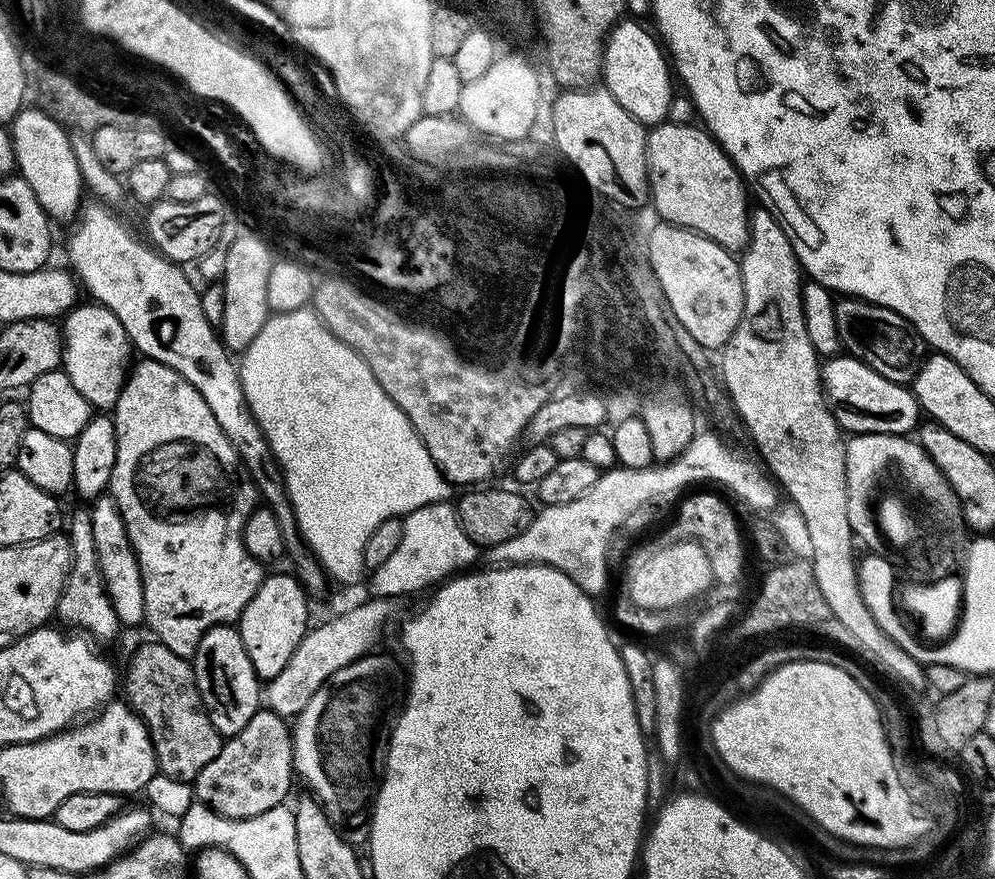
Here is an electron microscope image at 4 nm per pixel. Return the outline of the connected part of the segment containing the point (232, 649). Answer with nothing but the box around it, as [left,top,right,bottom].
[190,624,262,738]

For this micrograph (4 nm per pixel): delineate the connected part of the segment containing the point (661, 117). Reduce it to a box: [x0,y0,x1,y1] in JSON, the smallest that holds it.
[602,18,674,126]

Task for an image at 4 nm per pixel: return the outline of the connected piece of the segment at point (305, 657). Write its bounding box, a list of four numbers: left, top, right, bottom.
[266,598,392,718]

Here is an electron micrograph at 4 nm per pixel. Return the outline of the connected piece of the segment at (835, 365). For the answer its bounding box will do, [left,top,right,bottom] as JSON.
[822,354,922,436]

